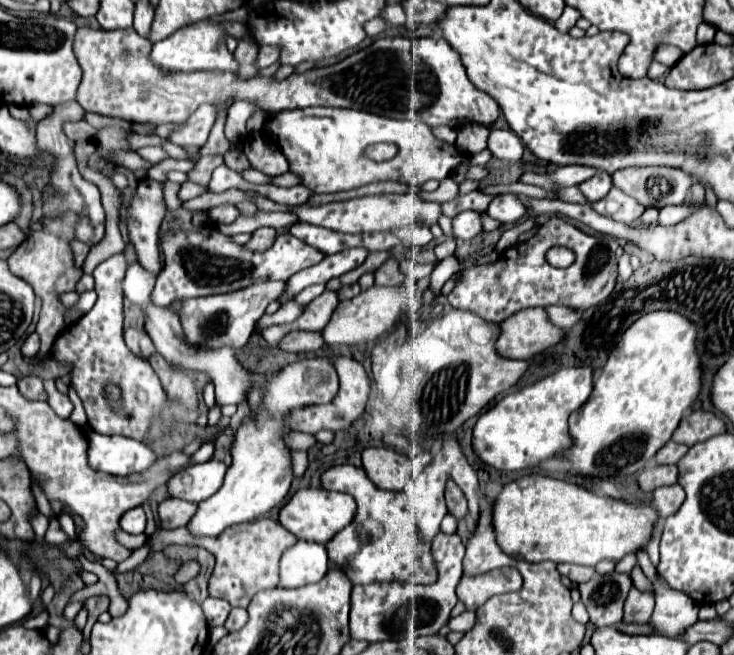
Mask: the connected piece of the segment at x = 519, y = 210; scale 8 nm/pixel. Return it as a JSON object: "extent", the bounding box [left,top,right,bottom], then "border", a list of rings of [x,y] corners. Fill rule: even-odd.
{"extent":[487,194,527,226],"border":[[[501,194],[493,198],[493,202],[487,208],[487,214],[501,222],[503,226],[509,226],[517,224],[527,214],[527,210],[523,210],[523,206],[519,204],[519,200],[515,200],[513,194]]]}

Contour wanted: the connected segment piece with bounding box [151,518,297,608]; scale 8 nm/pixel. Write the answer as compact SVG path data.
M261 518L255 522L245 522L245 524L235 524L223 532L223 536L211 538L211 540L193 540L187 536L187 528L179 530L155 530L153 534L153 550L163 550L169 544L197 544L207 548L209 552L215 554L217 564L209 580L209 594L213 598L223 598L231 606L247 608L251 598L259 590L271 590L279 586L279 560L281 554L291 548L297 542L297 538L287 532L279 522Z

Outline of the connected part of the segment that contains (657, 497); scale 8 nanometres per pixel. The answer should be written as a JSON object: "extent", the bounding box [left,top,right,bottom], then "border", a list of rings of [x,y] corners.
{"extent":[653,484,685,520],"border":[[[679,484],[673,486],[661,486],[653,492],[653,508],[659,512],[659,516],[665,520],[667,516],[675,514],[679,506],[685,500],[685,490]]]}

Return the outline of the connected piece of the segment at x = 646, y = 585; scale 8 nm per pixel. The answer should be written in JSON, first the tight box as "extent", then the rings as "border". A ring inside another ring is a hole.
{"extent":[631,566,655,592],"border":[[[635,566],[633,570],[631,570],[631,580],[633,580],[633,586],[637,588],[637,590],[645,590],[645,592],[655,592],[655,588],[653,588],[653,584],[645,578],[645,574],[641,572],[641,568],[639,566]]]}

